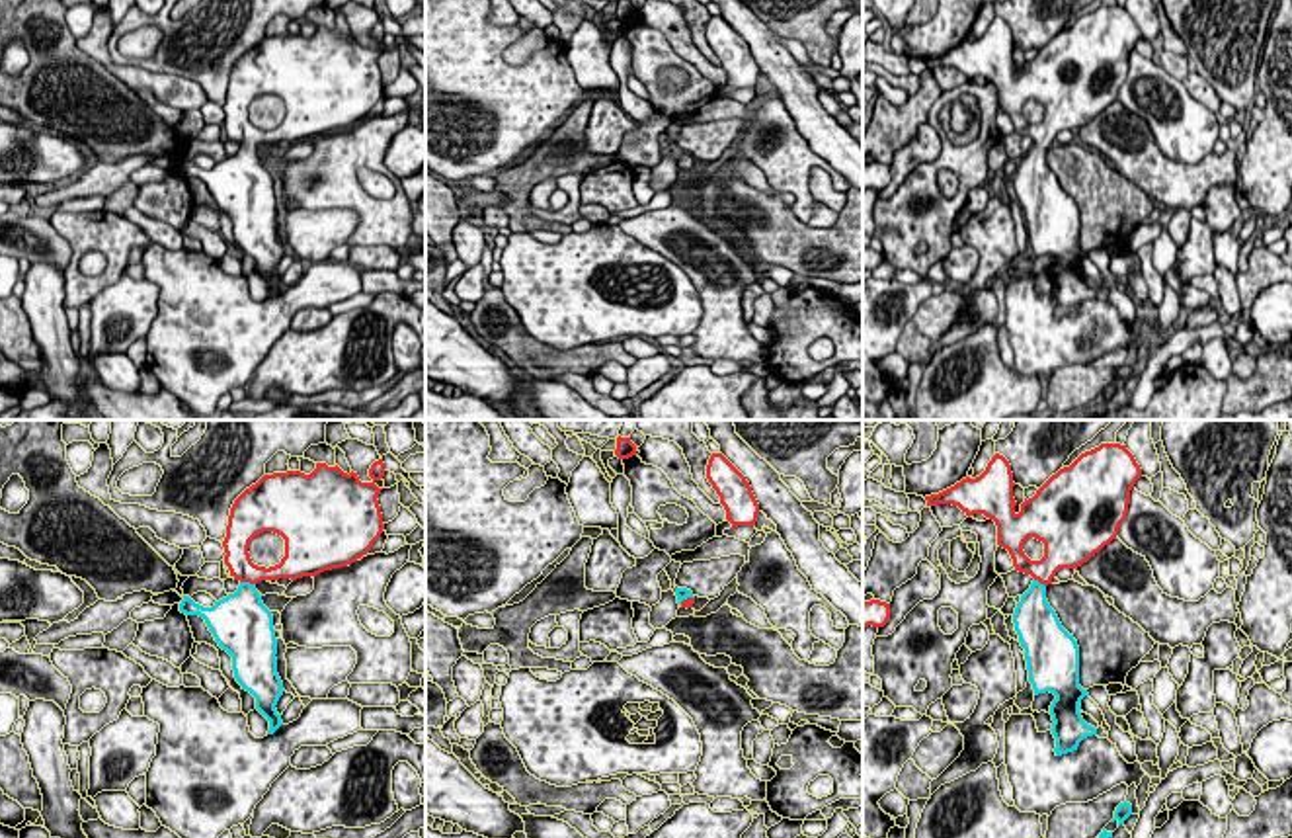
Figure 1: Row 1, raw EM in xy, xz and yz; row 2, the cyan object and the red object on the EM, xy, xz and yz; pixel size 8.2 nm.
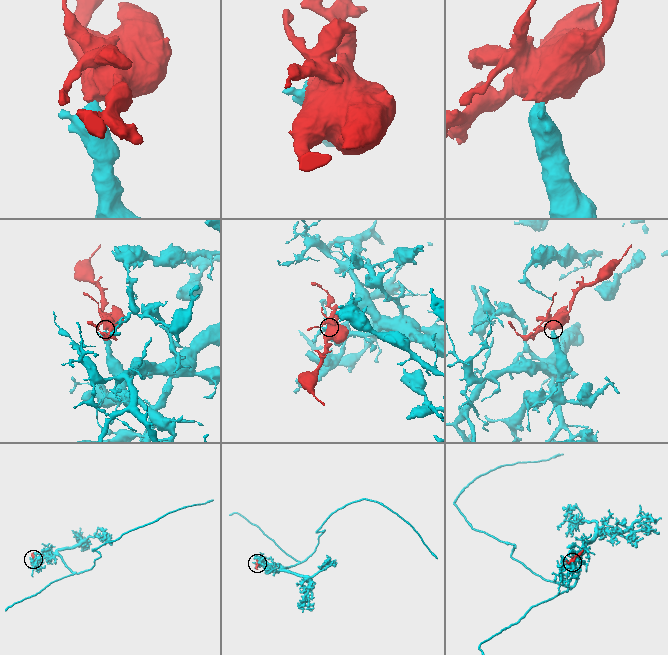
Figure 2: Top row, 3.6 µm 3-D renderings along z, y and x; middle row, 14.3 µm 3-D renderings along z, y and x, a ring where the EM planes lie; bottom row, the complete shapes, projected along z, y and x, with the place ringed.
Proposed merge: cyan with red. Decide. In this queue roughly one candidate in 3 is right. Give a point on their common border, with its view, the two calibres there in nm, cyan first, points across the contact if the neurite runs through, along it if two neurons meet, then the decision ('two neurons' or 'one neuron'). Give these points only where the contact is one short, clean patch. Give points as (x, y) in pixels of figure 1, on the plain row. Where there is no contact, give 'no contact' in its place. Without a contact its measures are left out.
xy (248, 145) | 360/200 nm | across xy (242, 174), (248, 145), (237, 122) | one neuron

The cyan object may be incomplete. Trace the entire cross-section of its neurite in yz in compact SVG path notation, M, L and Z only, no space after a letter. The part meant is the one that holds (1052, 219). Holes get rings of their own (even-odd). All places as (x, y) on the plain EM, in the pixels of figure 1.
M1101 6L1099 10L1081 16L1070 29L1052 37L1032 61L1025 61L1019 76L1015 74L1017 64L1013 61L1015 45L1011 27L999 16L991 20L980 39L966 39L939 57L925 59L927 68L952 66L968 80L984 76L993 82L997 88L997 107L1009 113L1015 133L1034 141L1015 170L1013 186L1019 205L1025 211L1029 244L1032 246L1034 258L1046 254L1056 258L1050 268L1054 283L1050 293L1056 301L1056 318L1077 313L1083 301L1097 297L1097 291L1087 287L1079 275L1081 262L1089 258L1087 252L1079 248L1079 209L1050 170L1046 148L1052 147L1052 141L1060 131L1077 133L1105 107L1116 102L1118 90L1128 76L1130 53L1140 39L1142 31L1126 8ZM1029 100L1044 105L1044 119L1040 123L1030 123L1025 117L1023 107Z

